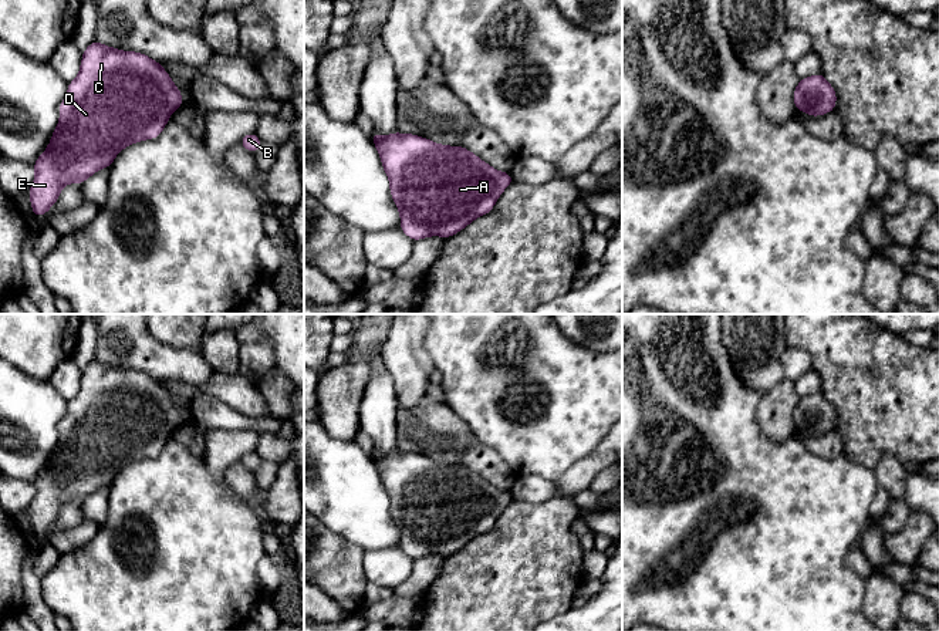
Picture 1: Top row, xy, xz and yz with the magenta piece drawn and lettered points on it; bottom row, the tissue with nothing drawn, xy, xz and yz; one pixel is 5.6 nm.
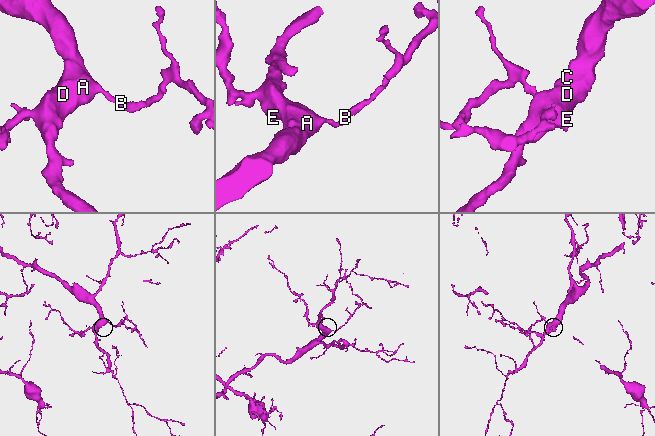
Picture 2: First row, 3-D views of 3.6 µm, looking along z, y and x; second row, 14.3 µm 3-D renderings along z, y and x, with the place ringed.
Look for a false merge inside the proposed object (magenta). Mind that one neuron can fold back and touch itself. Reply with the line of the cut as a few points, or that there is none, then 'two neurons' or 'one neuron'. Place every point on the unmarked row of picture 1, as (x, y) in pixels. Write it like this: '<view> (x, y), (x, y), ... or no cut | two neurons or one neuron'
no cut | one neuron

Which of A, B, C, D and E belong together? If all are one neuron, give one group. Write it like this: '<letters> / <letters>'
A B C D E

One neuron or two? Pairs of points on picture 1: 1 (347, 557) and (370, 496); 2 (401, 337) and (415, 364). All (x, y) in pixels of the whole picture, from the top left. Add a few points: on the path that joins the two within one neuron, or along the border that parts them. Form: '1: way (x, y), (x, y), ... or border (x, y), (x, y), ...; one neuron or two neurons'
1: border (323, 525), (364, 550); two neurons
2: way (404, 344), (404, 353), (408, 357); one neuron

